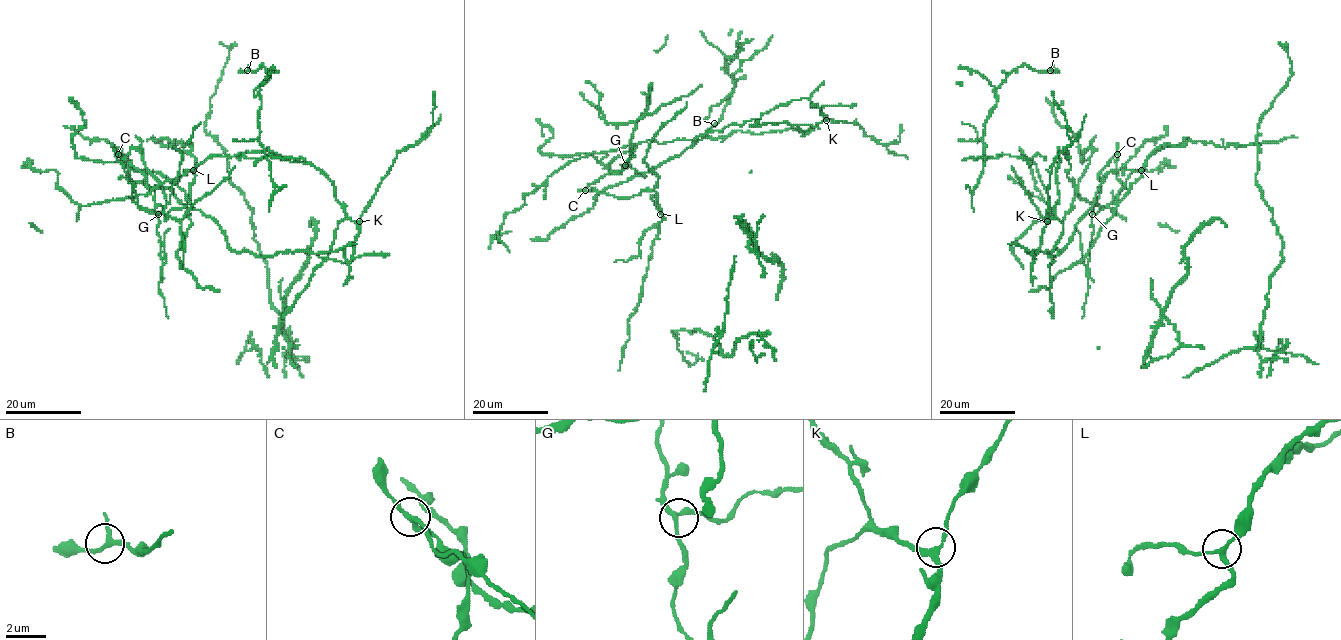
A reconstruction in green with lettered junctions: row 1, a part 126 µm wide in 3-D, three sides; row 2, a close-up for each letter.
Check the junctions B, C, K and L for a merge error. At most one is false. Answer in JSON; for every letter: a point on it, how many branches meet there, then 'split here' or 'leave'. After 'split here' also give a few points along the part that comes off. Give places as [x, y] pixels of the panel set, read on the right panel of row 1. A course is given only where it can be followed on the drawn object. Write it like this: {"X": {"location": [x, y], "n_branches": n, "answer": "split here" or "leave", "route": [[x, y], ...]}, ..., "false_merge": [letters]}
{"B": {"location": [1050, 70], "n_branches": 3, "answer": "leave"}, "C": {"location": [1117, 154], "n_branches": 3, "answer": "split here", "route": [[1117, 154], [1098, 175], [1101, 192], [1092, 214], [1088, 293], [1082, 318]]}, "K": {"location": [1047, 221], "n_branches": 3, "answer": "leave"}, "L": {"location": [1141, 170], "n_branches": 3, "answer": "leave"}, "false_merge": ["C"]}

